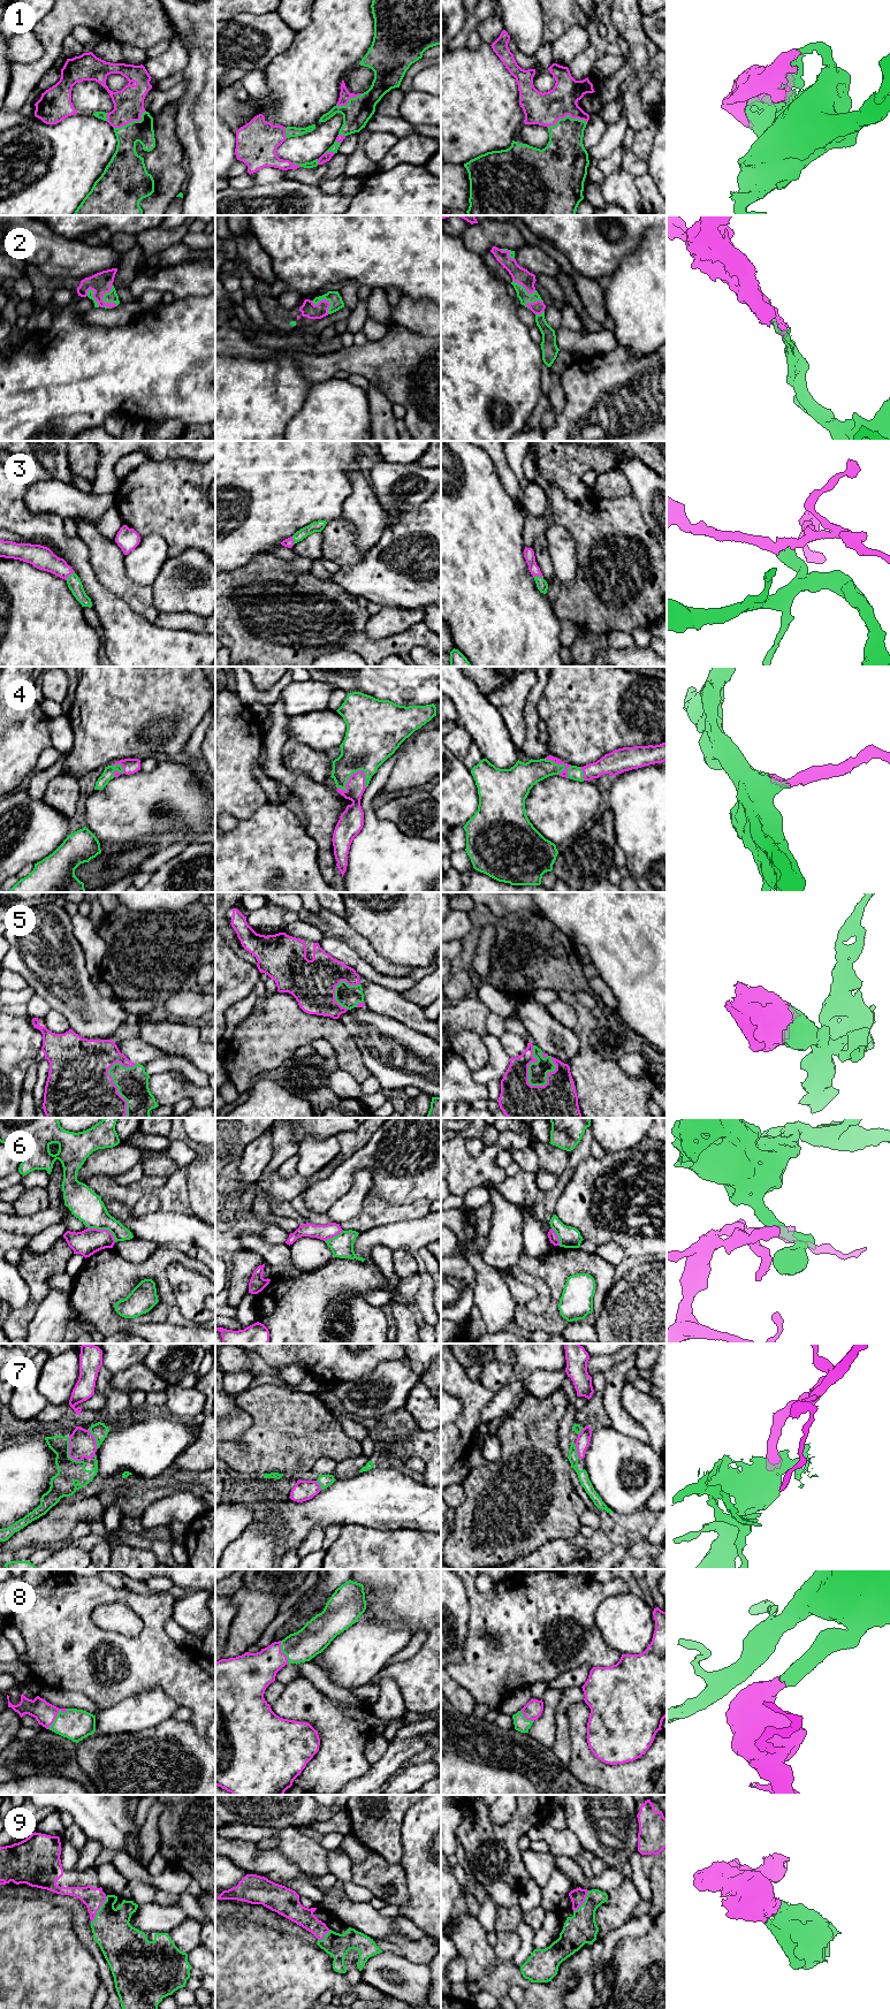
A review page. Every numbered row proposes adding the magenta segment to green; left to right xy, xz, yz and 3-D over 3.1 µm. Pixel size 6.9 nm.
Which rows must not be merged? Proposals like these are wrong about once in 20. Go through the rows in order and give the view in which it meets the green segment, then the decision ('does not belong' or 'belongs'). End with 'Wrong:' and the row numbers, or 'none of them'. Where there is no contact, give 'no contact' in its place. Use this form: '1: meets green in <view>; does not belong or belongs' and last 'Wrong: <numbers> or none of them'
1: meets green in yz; belongs
2: meets green in xy; belongs
3: meets green in xy; belongs
4: meets green in xz; belongs
5: meets green in yz; belongs
6: meets green in xy; does not belong
7: meets green in xy; belongs
8: meets green in xy; belongs
9: meets green in xy; belongs
Wrong: 6

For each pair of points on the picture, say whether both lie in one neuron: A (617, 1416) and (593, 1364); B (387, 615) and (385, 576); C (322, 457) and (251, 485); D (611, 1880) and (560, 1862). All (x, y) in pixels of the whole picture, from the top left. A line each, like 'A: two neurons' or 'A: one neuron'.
A: two neurons
B: two neurons
C: one neuron
D: one neuron

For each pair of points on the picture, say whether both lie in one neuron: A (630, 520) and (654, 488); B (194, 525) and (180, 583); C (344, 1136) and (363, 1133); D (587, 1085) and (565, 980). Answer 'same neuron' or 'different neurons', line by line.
A: different neurons
B: different neurons
C: same neuron
D: different neurons

